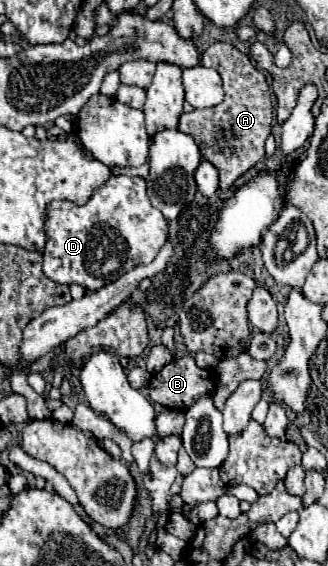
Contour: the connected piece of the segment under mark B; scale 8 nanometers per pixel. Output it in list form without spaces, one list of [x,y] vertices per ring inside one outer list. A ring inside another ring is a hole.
[[[192,356],[174,358],[150,380],[150,398],[166,408],[186,410],[198,394],[214,394],[214,372],[196,366]]]

